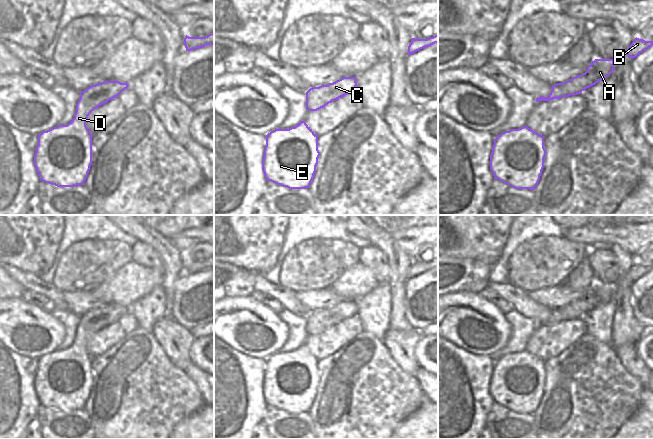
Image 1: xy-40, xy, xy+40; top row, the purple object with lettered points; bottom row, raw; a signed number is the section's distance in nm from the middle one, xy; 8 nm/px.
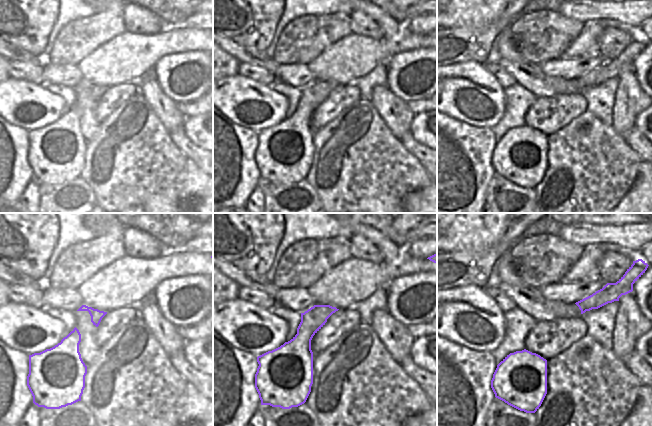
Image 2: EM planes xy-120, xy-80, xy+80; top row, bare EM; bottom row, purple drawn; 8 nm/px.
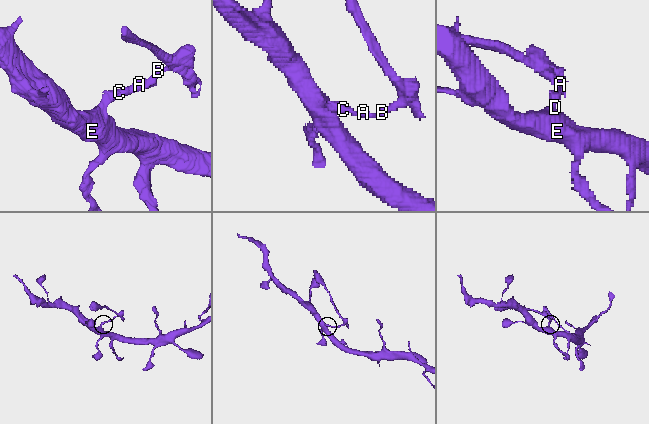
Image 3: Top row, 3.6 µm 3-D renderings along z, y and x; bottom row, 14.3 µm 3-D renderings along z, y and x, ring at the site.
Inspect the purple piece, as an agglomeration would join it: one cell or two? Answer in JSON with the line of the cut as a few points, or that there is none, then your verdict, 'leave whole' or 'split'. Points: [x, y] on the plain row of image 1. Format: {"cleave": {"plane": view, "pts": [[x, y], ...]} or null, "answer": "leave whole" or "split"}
{"cleave": {"plane": "xy-40", "pts": [[103, 305], [103, 318], [108, 324]]}, "answer": "split"}

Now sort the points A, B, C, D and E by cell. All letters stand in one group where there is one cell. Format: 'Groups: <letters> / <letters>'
Groups: A B C / D E

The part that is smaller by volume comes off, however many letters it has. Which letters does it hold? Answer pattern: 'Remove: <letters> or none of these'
Remove: A, B, C

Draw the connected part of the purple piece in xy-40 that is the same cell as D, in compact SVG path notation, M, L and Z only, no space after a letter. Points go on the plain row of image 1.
M104 305L80 316L74 342L67 349L58 349L38 359L34 390L40 405L57 411L84 409L92 388L92 357L86 350L88 340L109 324L104 320Z

